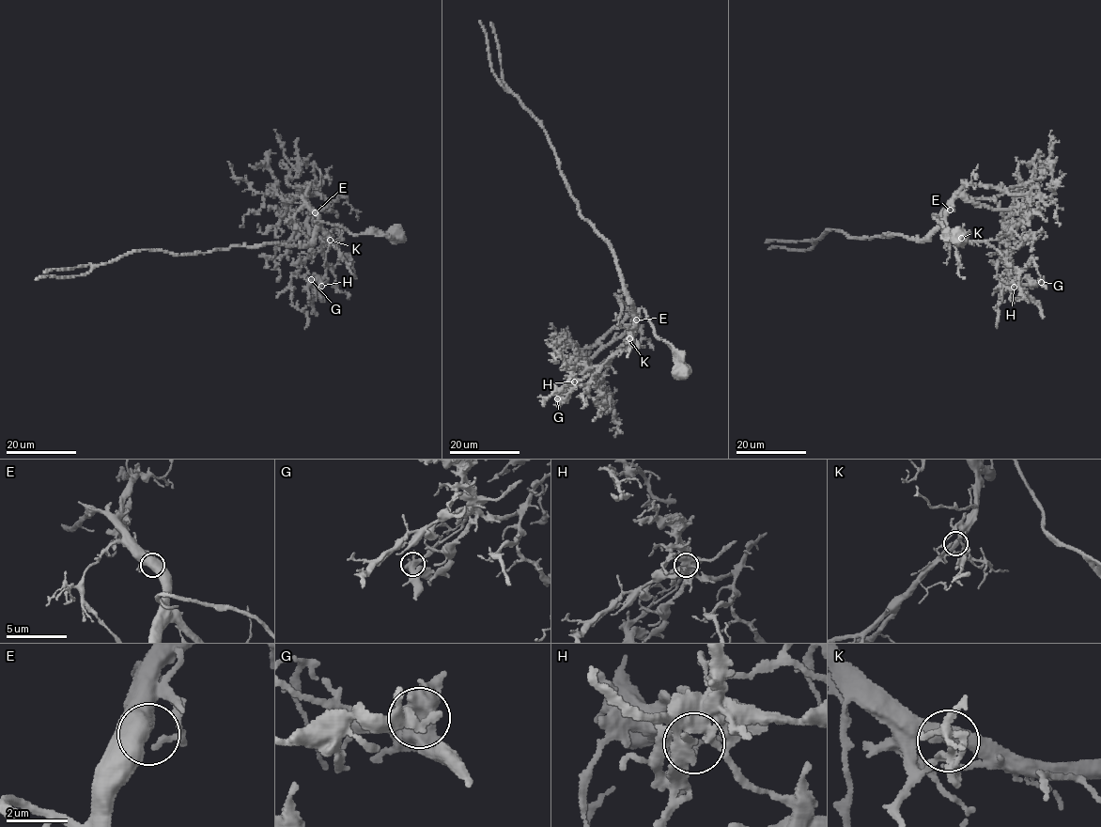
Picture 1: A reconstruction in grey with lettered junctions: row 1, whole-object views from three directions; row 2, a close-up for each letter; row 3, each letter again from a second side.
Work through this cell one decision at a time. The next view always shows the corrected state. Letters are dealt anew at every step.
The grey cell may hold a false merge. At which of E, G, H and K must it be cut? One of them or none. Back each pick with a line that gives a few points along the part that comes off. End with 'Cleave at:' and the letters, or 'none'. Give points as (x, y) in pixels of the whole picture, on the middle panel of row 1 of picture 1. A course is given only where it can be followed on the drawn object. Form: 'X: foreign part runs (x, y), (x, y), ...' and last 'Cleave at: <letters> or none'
H: foreign part runs (575, 382), (569, 379), (543, 401), (543, 405)
Cleave at: H

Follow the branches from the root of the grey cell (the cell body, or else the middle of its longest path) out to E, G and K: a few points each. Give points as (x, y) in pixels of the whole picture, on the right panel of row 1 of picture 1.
E: (959, 235), (957, 230), (954, 235), (944, 234), (940, 223), (934, 217), (942, 219), (950, 210)
G: (959, 235), (957, 230), (944, 234), (934, 217), (959, 237), (996, 249), (1015, 268), (1016, 281), (1041, 282)
K: (959, 235), (957, 230), (954, 235), (944, 234), (940, 223), (934, 217), (943, 220), (961, 238)

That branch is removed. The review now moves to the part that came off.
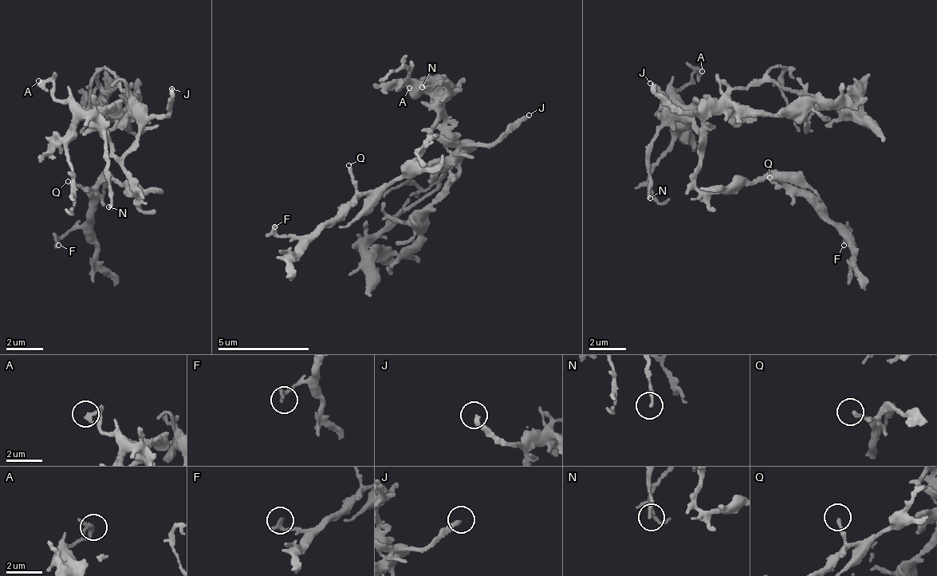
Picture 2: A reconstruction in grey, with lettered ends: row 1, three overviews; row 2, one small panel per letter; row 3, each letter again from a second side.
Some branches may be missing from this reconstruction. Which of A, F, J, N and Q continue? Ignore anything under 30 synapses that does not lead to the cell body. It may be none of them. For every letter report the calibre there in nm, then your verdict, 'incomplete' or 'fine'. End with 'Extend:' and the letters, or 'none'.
A: 170 nm thick; fine
F: 240 nm thick; fine
J: 240 nm thick; incomplete
N: 160 nm thick; fine
Q: 170 nm thick; fine
Extend: J

